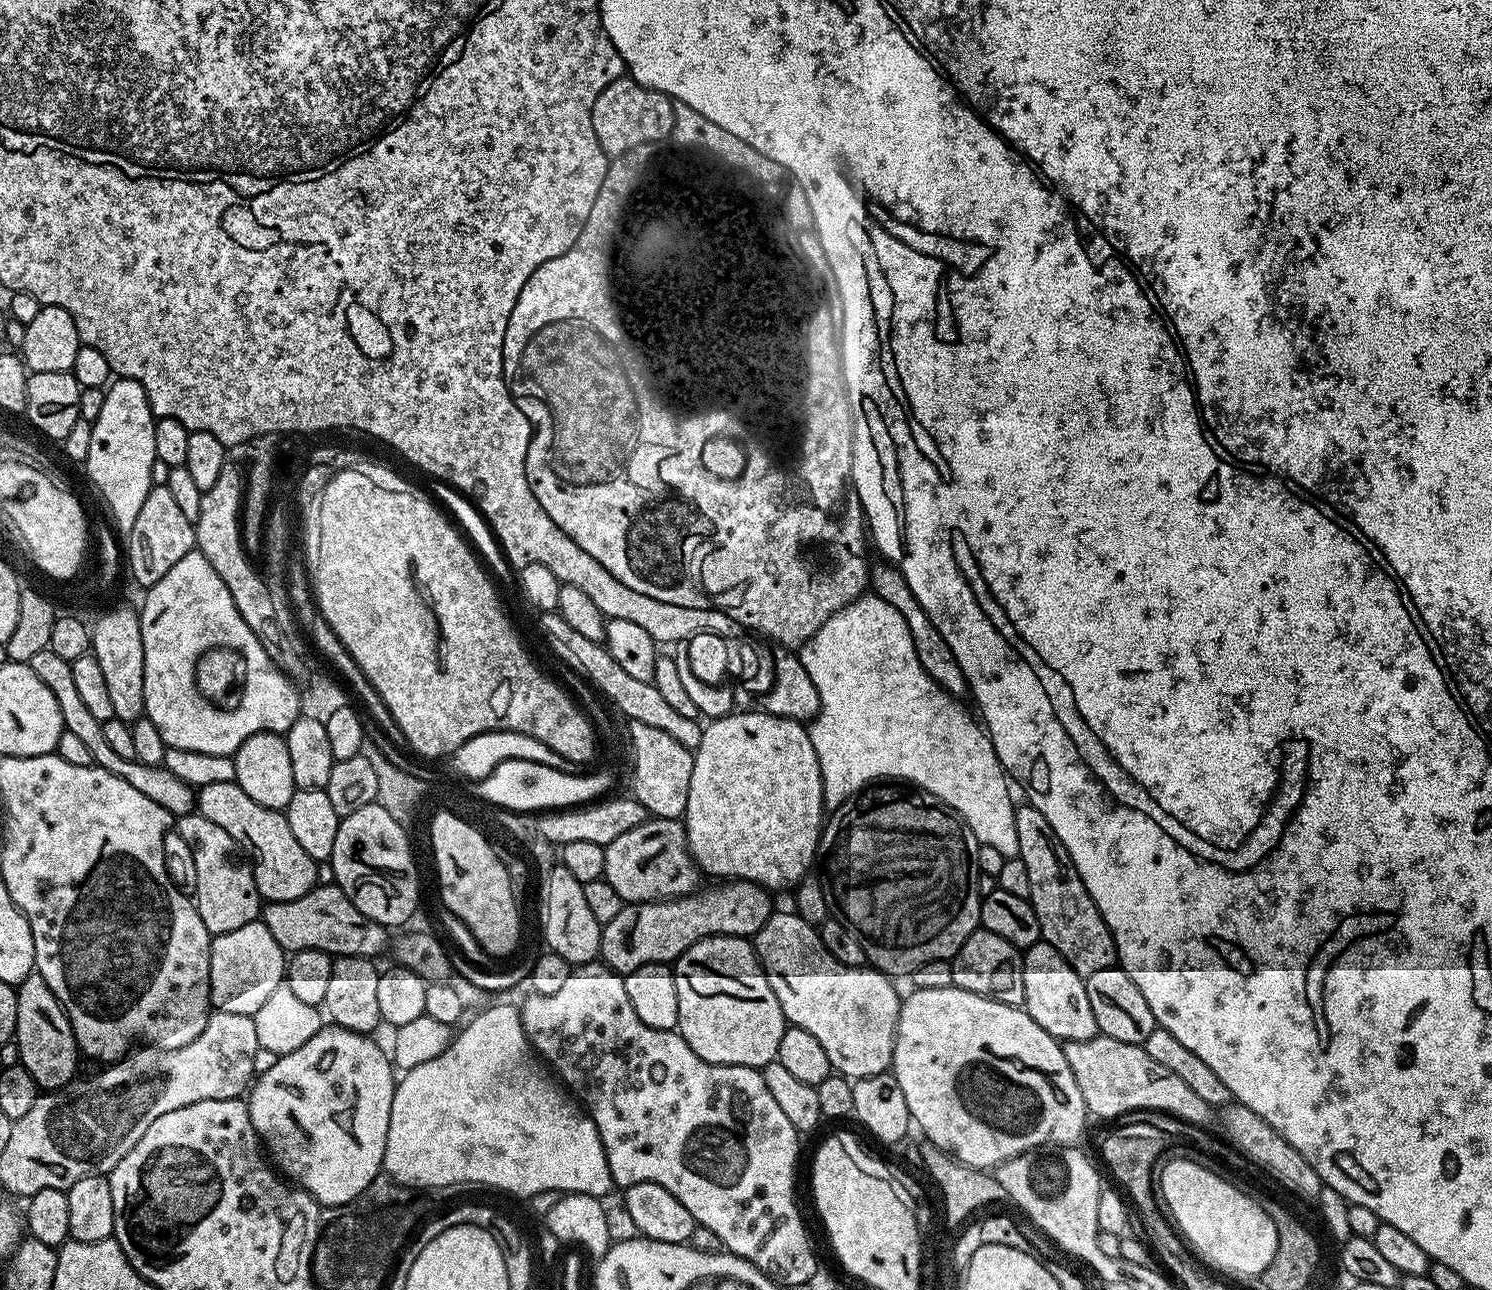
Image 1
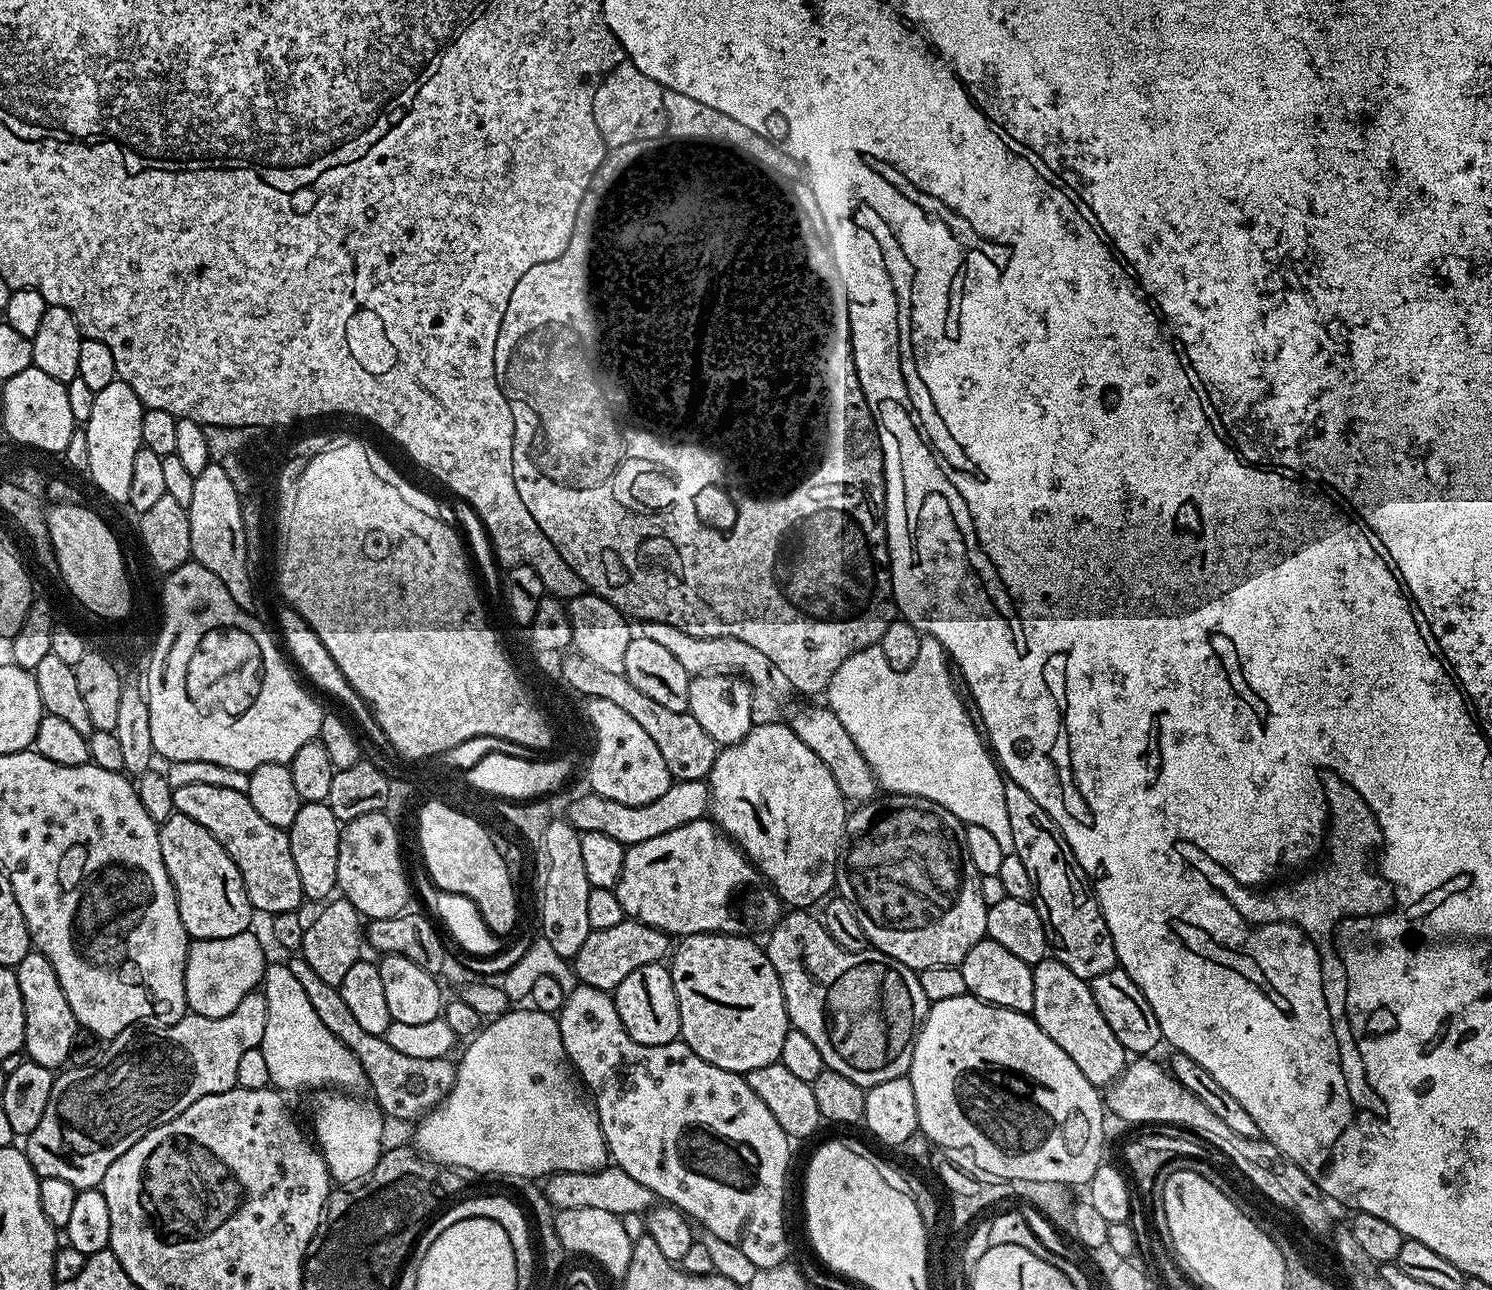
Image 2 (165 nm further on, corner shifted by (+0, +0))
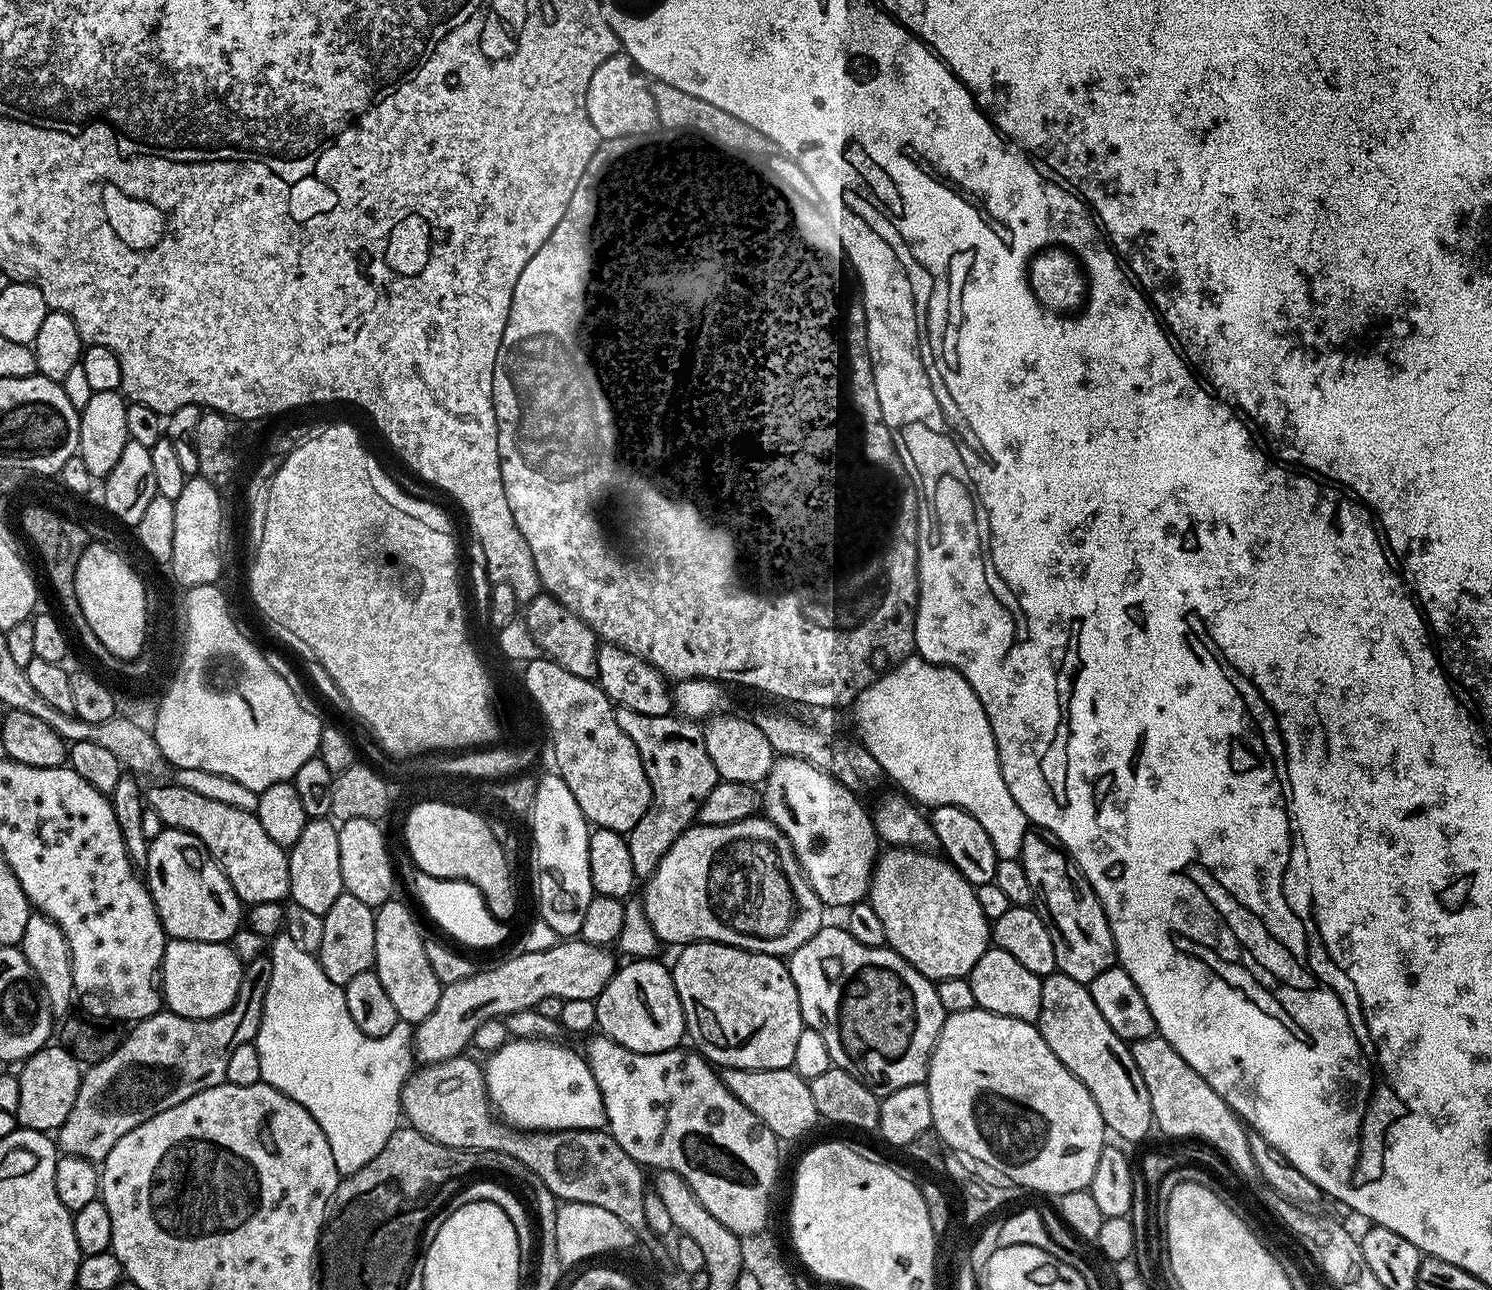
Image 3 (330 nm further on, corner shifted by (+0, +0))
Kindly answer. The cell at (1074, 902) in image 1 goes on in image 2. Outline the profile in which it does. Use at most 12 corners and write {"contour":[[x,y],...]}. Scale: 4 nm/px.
{"contour":[[1005,779],[1012,852],[1051,955],[1091,982],[1118,964],[1054,818]]}

